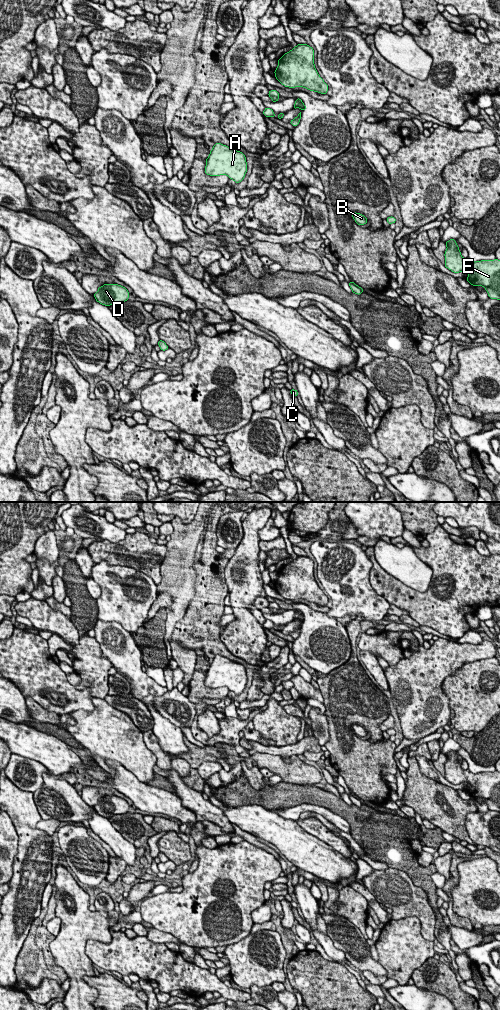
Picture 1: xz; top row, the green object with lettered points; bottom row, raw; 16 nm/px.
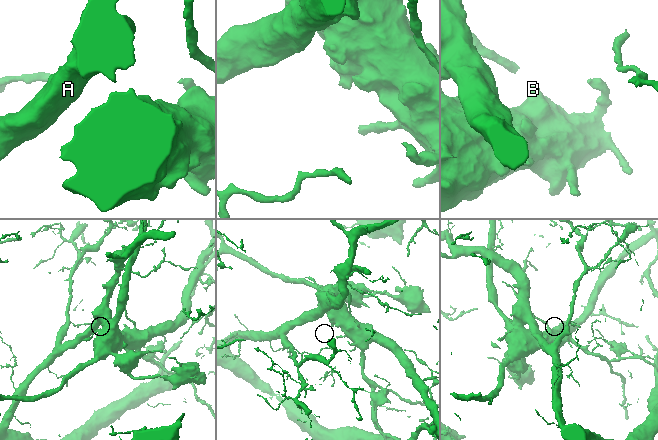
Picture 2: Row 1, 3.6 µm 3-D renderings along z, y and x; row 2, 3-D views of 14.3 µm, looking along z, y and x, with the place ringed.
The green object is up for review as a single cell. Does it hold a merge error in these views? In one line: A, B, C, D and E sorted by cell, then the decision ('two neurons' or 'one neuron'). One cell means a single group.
A B D E / C; two neurons

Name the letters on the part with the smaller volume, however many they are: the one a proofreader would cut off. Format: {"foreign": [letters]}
{"foreign": ["C"]}

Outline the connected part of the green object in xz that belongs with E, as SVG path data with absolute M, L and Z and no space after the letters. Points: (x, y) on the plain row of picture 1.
M450 751L446 754L447 761L445 763L445 779L454 785L459 785L461 783L467 783L468 789L467 793L473 798L483 798L489 810L500 812L500 772L481 772L474 774L469 769L463 770L461 764L456 755L456 752Z

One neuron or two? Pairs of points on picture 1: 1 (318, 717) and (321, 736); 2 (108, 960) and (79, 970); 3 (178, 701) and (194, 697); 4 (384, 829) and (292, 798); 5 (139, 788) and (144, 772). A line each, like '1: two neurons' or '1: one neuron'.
1: one neuron
2: two neurons
3: two neurons
4: one neuron
5: two neurons

